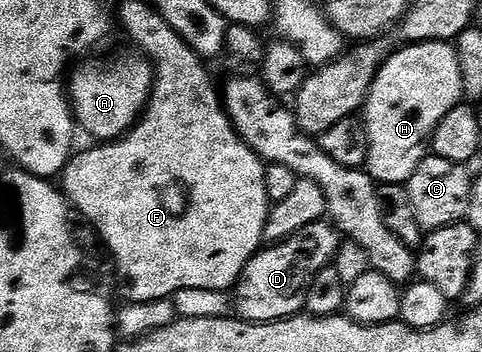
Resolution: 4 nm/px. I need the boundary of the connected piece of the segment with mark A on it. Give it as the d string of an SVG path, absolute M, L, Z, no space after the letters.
M144 56L117 57L110 65L100 65L97 61L89 61L81 65L73 73L73 78L68 78L67 93L71 98L71 108L75 114L75 121L94 137L94 142L108 143L116 141L122 135L129 132L145 112L145 106L149 104L153 96L153 82L155 69Z

